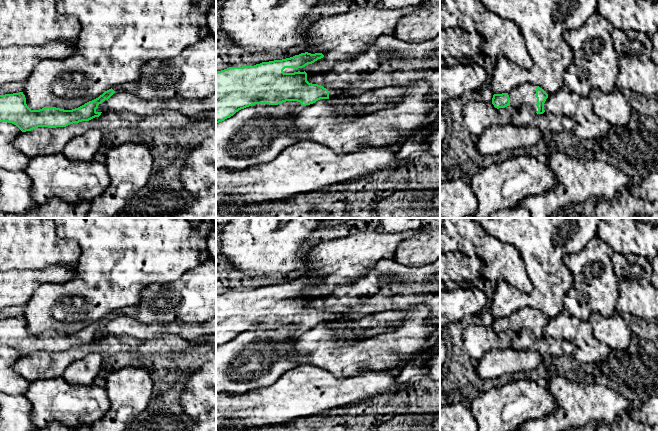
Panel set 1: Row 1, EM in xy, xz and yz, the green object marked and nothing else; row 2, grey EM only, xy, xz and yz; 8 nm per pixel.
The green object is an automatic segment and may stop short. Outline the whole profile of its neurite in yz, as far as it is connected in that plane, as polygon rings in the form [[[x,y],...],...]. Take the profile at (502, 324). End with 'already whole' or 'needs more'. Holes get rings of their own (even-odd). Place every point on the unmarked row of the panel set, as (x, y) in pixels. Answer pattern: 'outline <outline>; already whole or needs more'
outline [[[525,307],[514,312],[509,317],[494,318],[492,328],[495,332],[512,330],[518,333],[522,329],[531,331],[537,338],[543,338],[544,327],[548,318],[539,310],[532,307]]]; needs more

